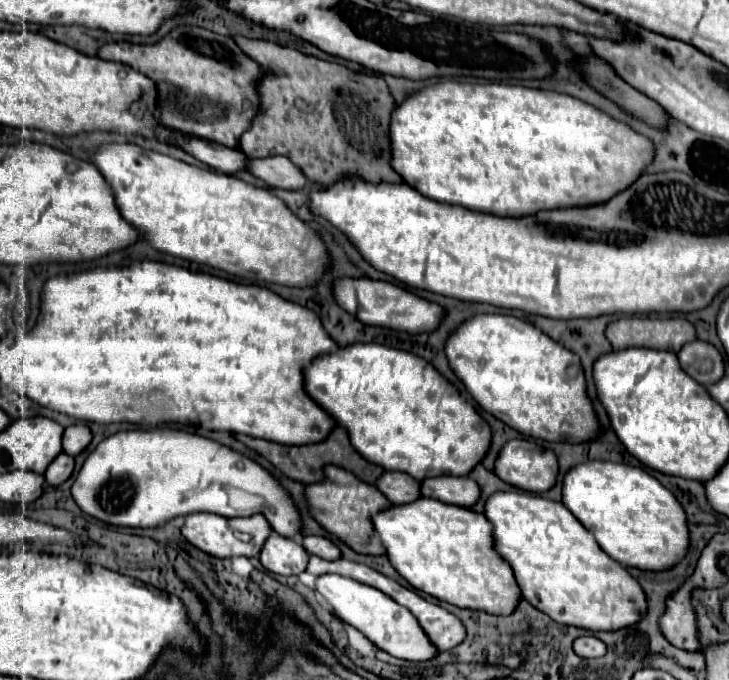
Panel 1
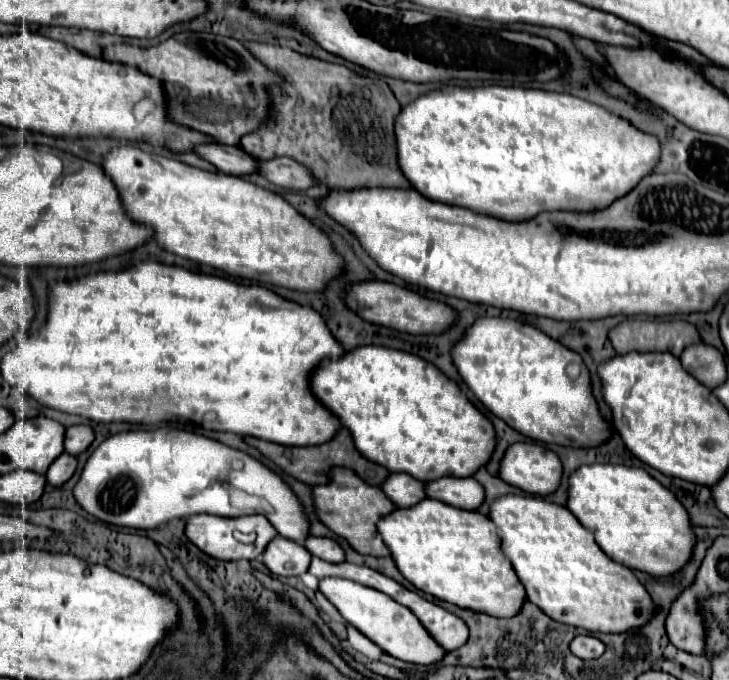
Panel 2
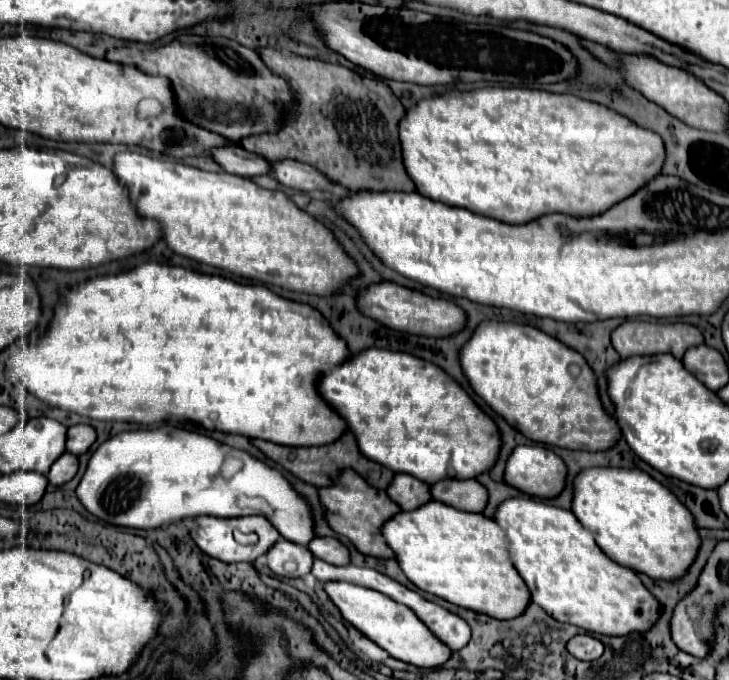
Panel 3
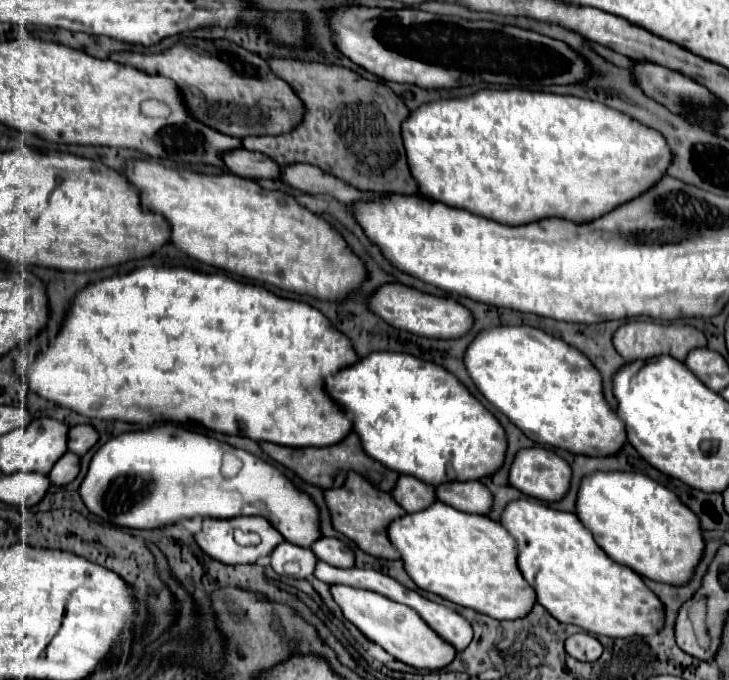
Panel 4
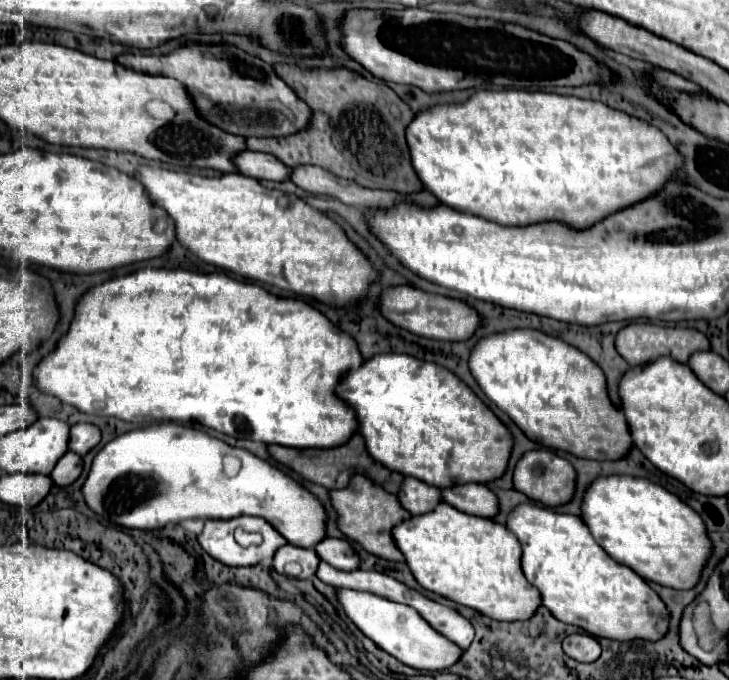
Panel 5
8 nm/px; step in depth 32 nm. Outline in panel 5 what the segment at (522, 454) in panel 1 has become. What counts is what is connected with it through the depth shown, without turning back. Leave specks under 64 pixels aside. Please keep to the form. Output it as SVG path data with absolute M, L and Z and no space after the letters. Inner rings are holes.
M532 450L532 452L526 452L524 458L516 464L514 488L520 490L522 494L526 494L530 500L540 502L540 504L544 504L548 508L564 506L574 496L574 490L576 490L576 470L574 470L574 466L568 460L564 460L560 456L554 456L552 452Z

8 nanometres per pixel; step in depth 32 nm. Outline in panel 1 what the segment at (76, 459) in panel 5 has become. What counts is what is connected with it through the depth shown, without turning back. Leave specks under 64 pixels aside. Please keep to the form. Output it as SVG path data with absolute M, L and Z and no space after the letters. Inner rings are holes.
M62 452L62 454L56 456L56 460L48 466L44 478L46 478L46 482L48 482L50 486L60 486L62 482L66 482L66 480L72 476L72 472L74 472L74 458Z

